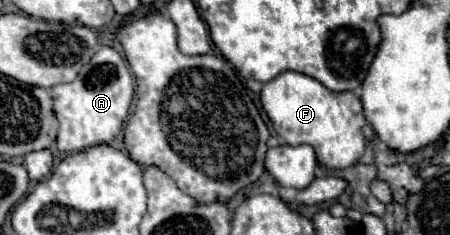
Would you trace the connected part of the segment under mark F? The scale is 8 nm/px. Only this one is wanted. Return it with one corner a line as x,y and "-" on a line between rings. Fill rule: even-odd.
285,71
263,85
261,105
273,129
279,137
285,139
287,145
311,145
319,163
331,171
357,165
361,155
365,153
365,137
361,129
367,125
367,121
363,117
361,101
353,91
337,93
309,75

